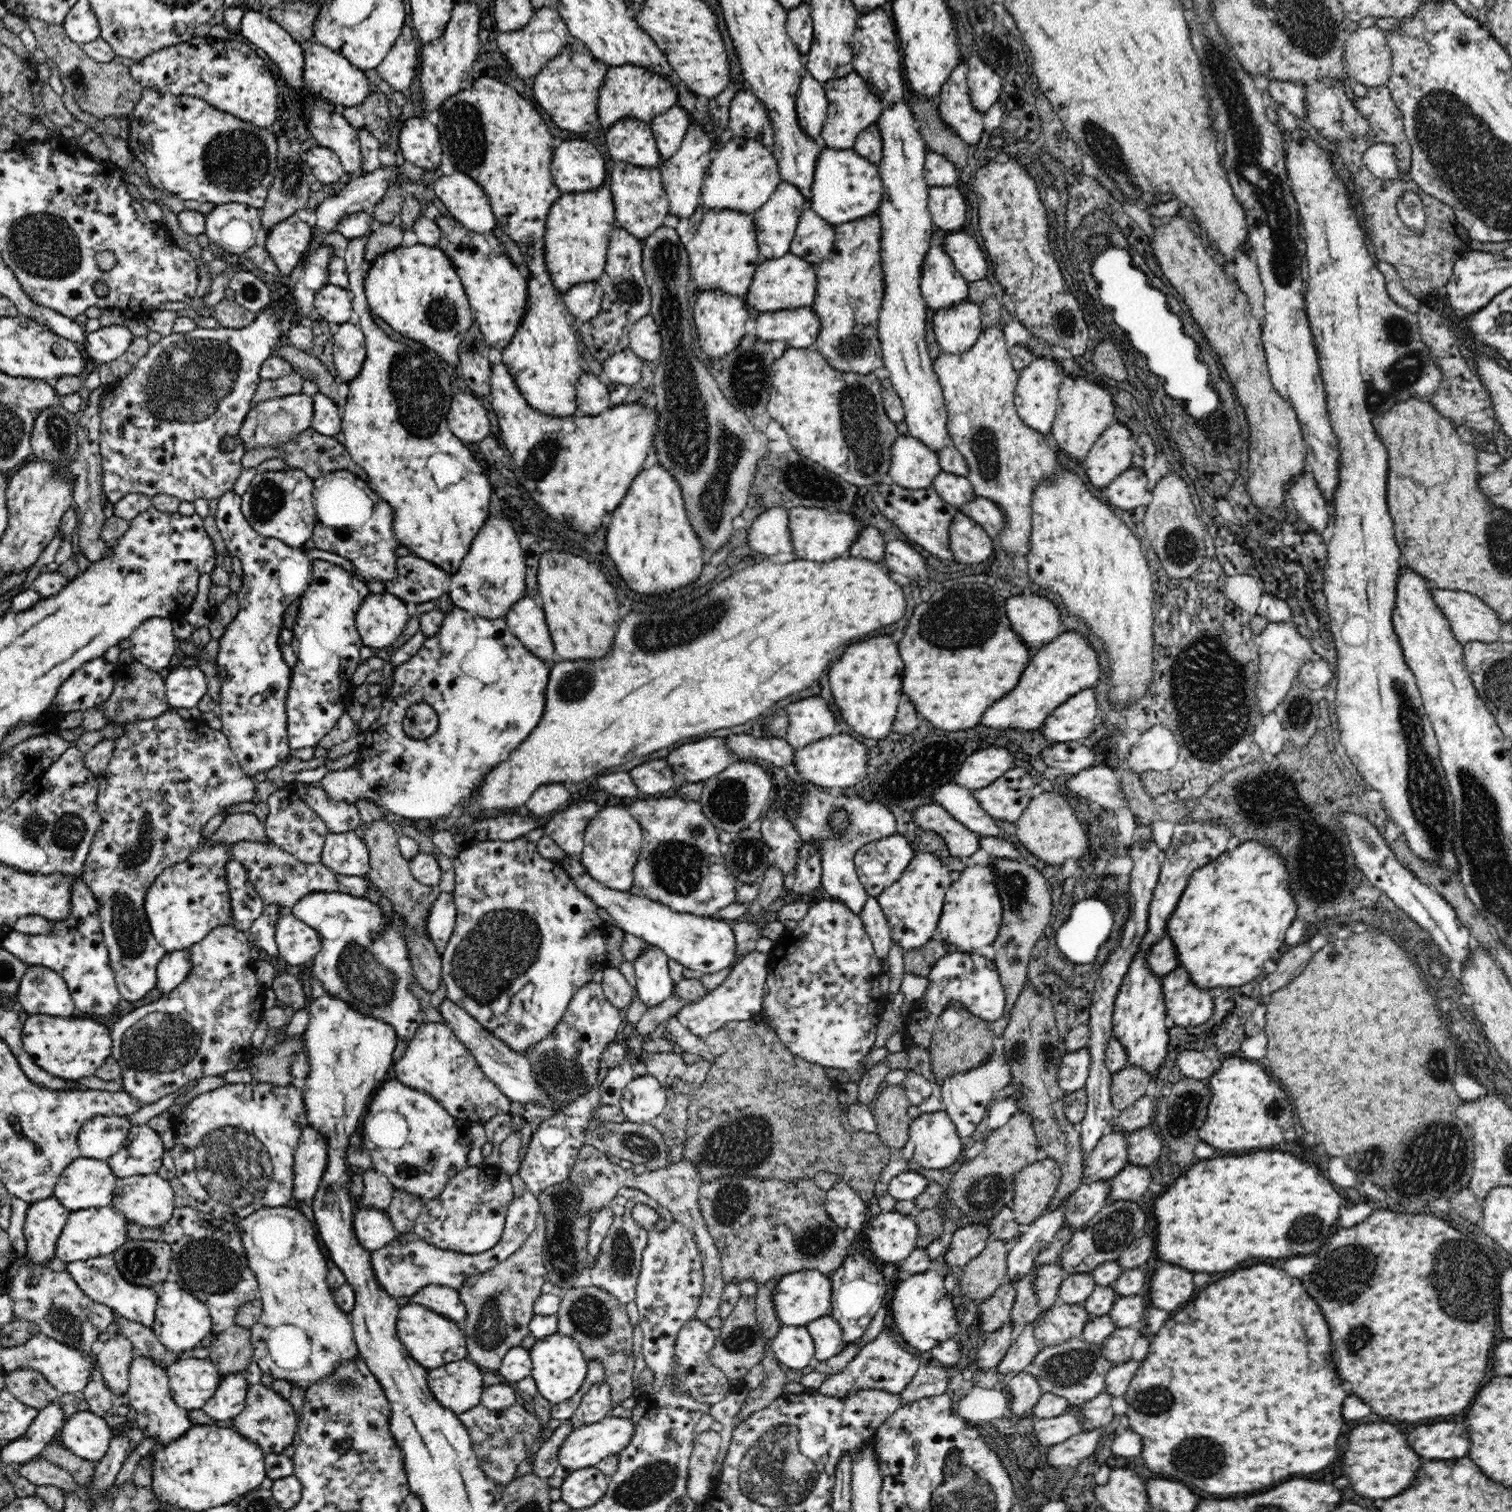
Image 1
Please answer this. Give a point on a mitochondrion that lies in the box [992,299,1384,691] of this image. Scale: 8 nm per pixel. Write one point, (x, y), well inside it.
(1180, 548)

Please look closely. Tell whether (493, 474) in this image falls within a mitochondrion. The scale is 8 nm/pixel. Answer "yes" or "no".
no

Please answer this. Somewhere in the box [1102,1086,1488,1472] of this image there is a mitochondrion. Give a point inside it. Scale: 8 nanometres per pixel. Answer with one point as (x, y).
(1424, 1162)

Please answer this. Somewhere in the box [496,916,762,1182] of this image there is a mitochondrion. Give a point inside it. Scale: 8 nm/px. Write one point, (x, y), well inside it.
(564, 1072)

